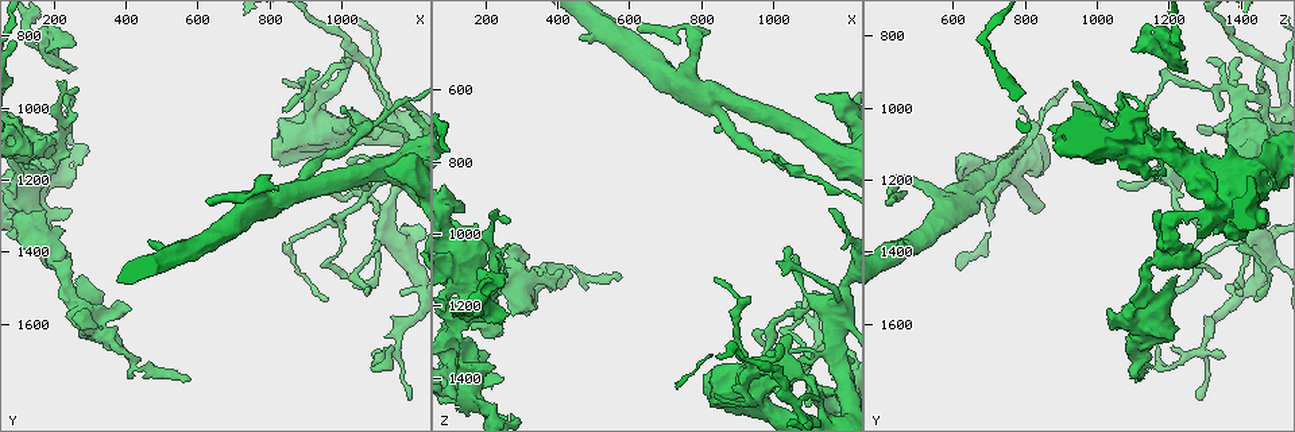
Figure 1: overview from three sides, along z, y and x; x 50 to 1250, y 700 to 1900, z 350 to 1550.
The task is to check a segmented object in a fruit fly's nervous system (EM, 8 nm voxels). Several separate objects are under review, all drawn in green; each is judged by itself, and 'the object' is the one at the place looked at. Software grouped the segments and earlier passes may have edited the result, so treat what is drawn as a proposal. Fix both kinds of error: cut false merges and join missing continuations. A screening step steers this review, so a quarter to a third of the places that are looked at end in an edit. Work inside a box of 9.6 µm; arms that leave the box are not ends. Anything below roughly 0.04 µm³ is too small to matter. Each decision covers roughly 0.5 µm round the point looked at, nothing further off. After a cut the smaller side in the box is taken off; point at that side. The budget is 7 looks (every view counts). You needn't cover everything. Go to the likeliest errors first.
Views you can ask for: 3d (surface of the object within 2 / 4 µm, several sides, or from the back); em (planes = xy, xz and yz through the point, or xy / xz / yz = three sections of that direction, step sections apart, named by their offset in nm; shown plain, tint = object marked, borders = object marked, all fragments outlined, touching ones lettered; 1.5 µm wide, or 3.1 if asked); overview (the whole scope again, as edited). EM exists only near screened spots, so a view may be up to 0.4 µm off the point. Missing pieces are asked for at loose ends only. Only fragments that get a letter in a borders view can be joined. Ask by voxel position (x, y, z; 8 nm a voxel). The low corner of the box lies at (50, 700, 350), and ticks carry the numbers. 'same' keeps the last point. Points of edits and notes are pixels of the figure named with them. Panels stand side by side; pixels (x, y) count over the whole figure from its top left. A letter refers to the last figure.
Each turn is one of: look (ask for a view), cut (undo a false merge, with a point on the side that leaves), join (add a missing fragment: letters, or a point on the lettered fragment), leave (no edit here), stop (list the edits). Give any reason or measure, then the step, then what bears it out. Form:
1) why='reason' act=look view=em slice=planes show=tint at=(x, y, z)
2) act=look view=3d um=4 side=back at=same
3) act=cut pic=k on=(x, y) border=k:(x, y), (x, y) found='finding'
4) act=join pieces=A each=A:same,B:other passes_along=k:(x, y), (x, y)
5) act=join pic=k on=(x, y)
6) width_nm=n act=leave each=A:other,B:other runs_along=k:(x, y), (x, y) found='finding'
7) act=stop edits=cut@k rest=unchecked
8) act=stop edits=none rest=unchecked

why='an open end' act=look view=3d um=2 at=(260, 820, 1120)

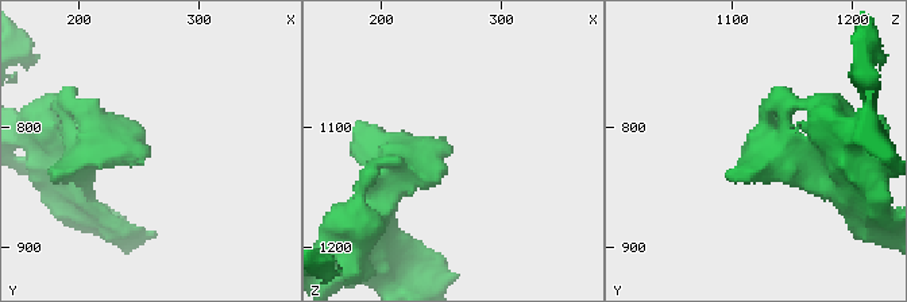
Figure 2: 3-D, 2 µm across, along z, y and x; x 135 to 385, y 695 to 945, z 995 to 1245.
act=look view=em slice=xz step=4 show=borders at=(258, 824, 1118)

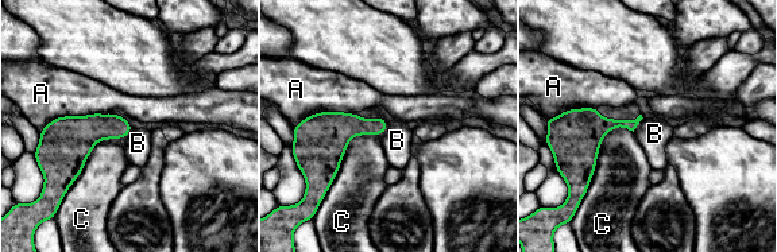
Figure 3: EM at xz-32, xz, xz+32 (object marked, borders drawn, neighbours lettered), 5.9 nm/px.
longest_contact=C:480nm act=leave each=A:other,B:other,C:other border=3:(389, 123), (387, 128), (378, 135) found='no lettered fragment goes on from it'

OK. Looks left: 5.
why='tapers out' act=look view=em slice=xz step=8 show=borders at=(830, 1010, 1130)

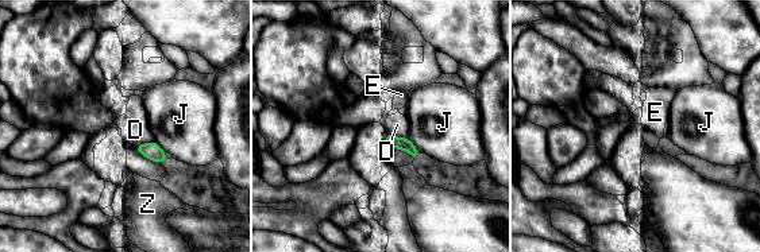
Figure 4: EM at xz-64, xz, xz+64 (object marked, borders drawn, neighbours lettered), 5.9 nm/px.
width_nm=70 longest_contact=J:160nm act=leave each=D:other,E:other,J:other,Z:other found='no lettered fragment goes on from it'

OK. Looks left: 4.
why='free end' act=look view=em slice=planes show=borders at=(410, 1560, 1110)

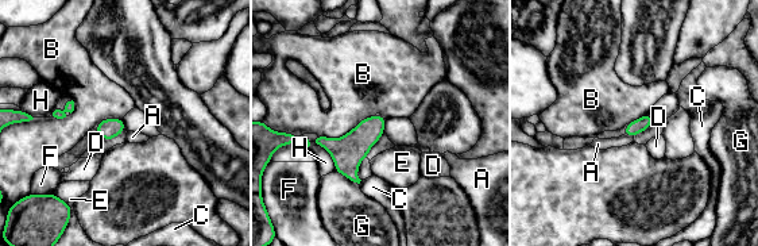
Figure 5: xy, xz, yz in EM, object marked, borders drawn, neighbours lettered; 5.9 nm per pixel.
act=leave each=A:other,B:other,C:other,D:other,E:other,F:other,G:other,H:other found='none of them fits'

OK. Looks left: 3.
act=stop edits=none rest=unchecked

